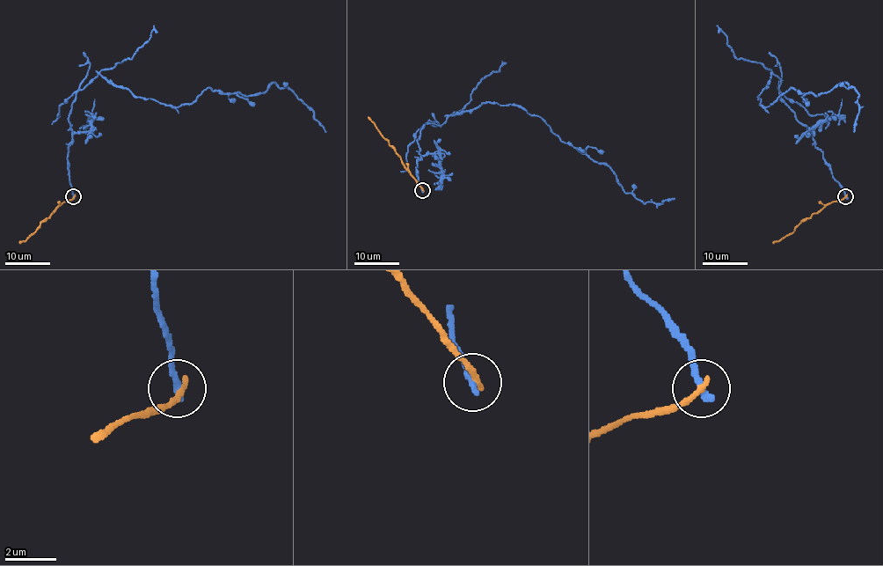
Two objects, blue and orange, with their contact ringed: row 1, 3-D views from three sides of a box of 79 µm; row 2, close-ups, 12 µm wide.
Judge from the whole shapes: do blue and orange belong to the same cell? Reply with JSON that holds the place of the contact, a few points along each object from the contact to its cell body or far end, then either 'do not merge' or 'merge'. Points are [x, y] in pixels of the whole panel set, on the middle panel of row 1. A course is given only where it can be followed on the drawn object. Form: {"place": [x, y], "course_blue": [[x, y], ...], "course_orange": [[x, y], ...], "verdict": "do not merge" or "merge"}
{"place": [422, 190], "course_blue": [[422, 190], [415, 169], [426, 122], [497, 102], [539, 116], [645, 202], [675, 198]], "course_orange": [[422, 190], [395, 150], [368, 117]], "verdict": "do not merge"}

